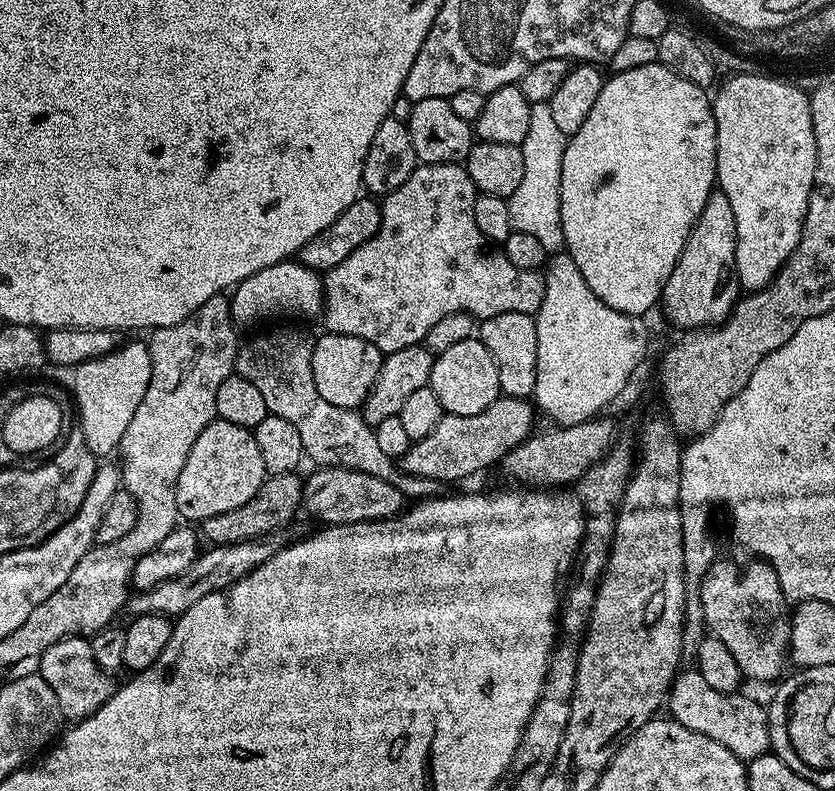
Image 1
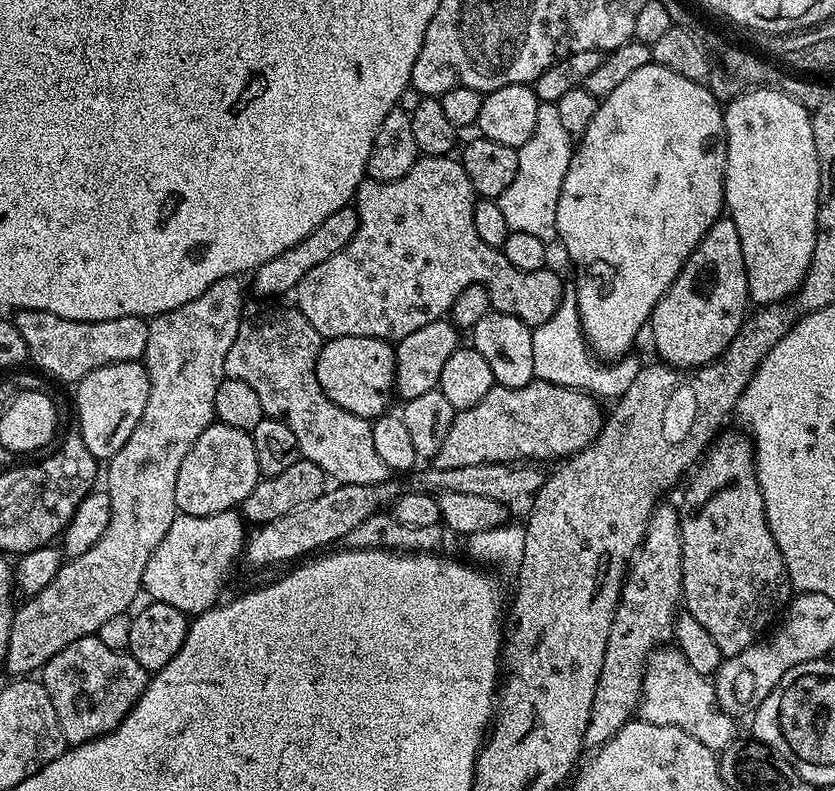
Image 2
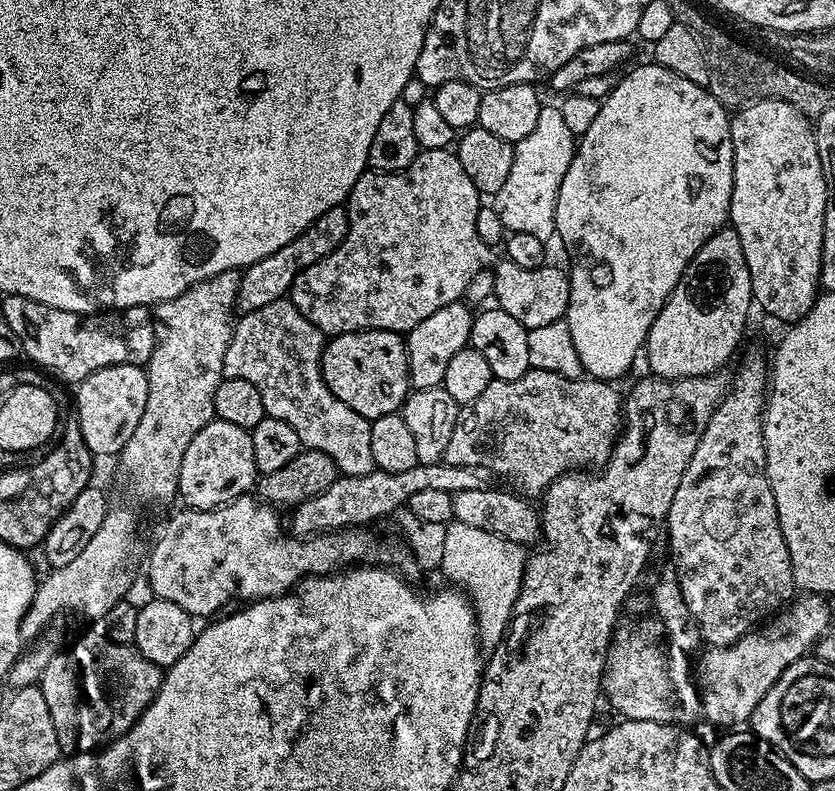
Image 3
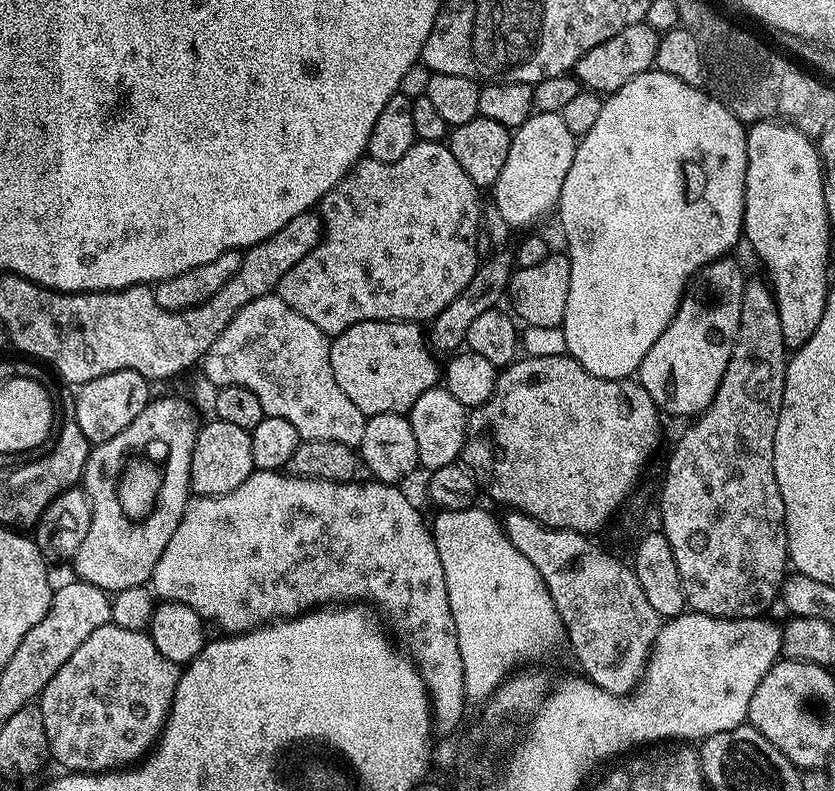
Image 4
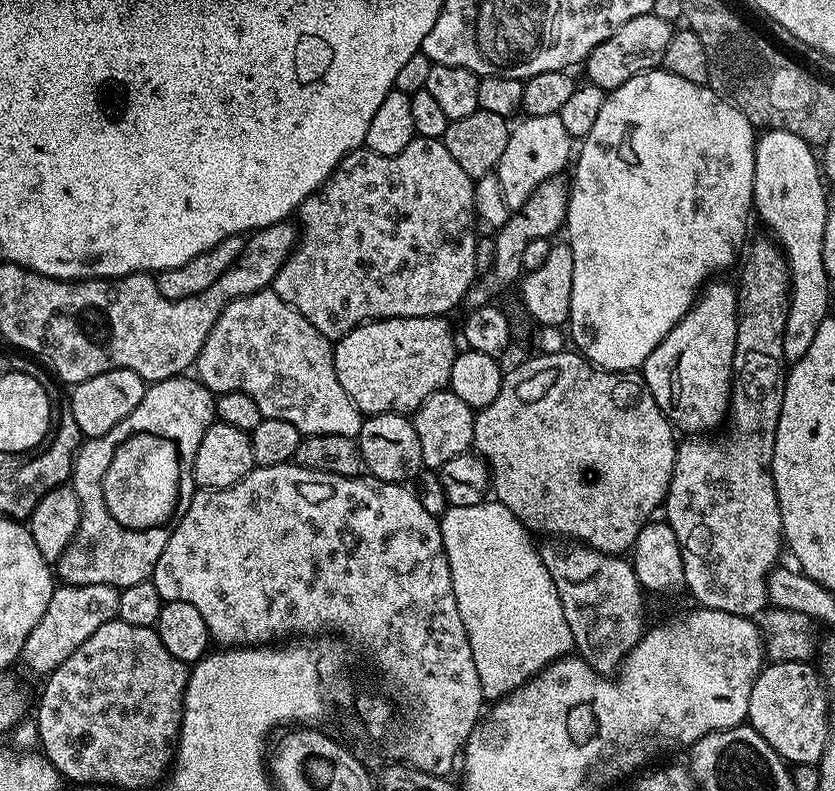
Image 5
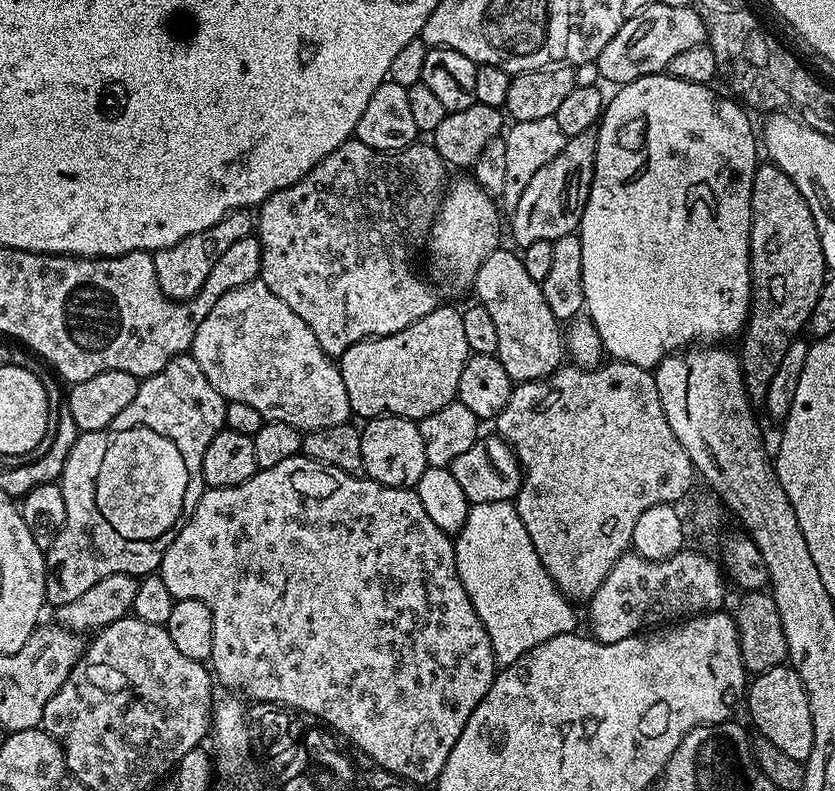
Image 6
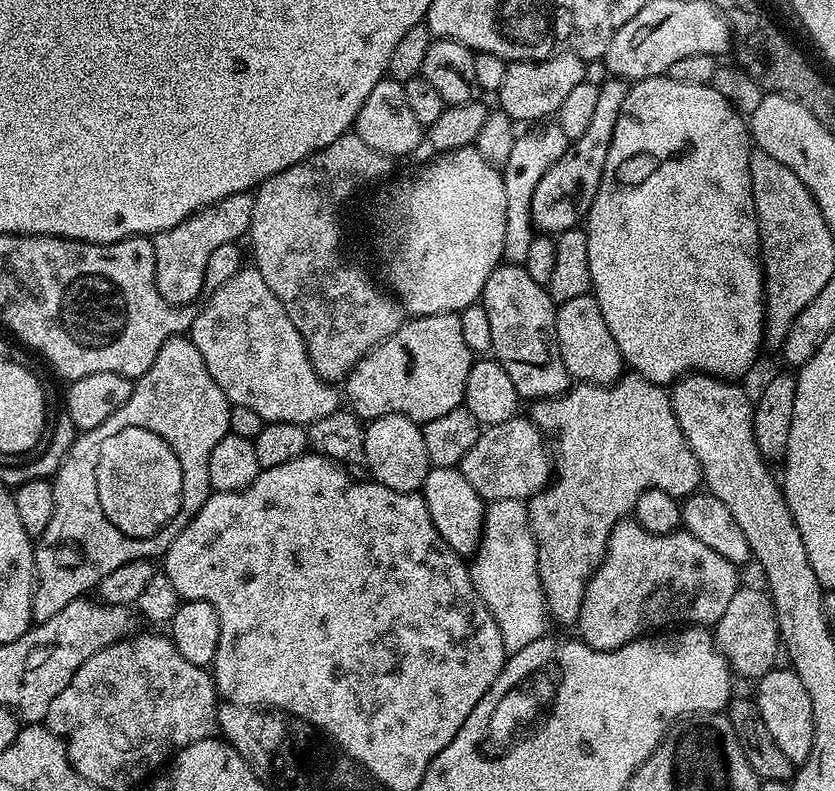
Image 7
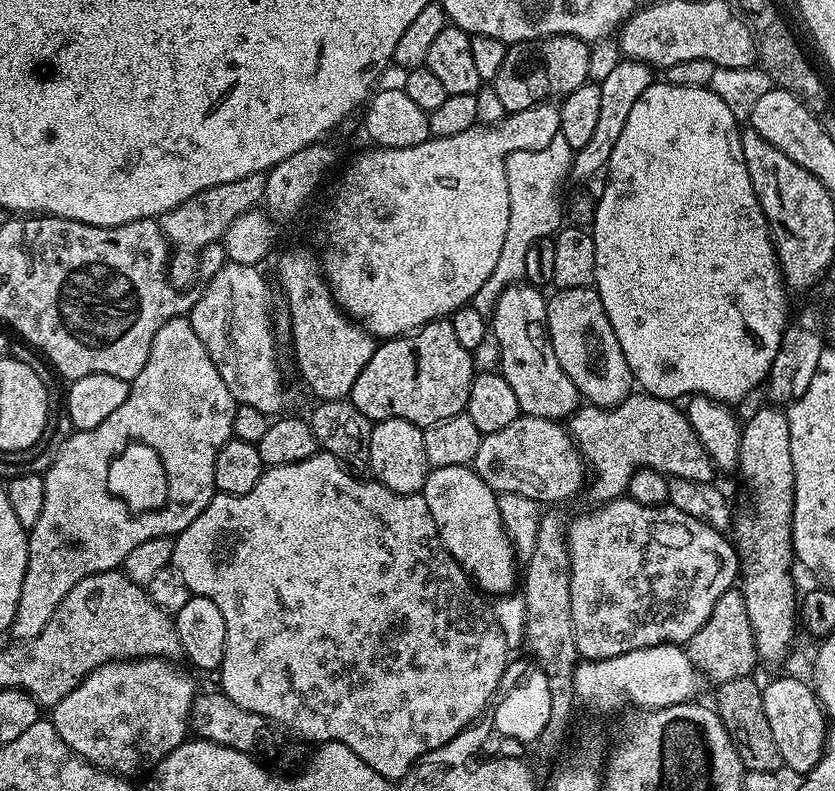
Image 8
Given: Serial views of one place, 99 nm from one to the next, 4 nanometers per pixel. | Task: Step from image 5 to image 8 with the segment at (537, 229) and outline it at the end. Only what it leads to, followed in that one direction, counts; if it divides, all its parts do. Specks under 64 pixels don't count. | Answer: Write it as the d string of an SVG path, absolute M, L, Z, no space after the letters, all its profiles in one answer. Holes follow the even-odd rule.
M622 58L614 66L614 70L610 70L607 78L599 81L602 98L598 102L598 123L594 126L594 135L591 136L590 142L586 142L586 146L575 149L570 169L573 177L576 175L580 180L588 180L599 172L601 175L607 169L610 154L614 154L614 145L618 143L618 137L626 127L626 118L630 115L630 109L653 84L652 75L654 75L653 69L644 61Z

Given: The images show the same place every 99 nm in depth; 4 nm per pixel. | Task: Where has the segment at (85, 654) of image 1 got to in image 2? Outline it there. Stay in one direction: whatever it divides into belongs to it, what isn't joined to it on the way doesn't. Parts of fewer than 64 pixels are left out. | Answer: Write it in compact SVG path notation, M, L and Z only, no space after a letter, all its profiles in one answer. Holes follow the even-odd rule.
M83 636L70 642L42 669L42 683L50 694L50 702L54 702L65 741L72 746L111 732L144 692L149 679L150 673L138 666L127 651L110 650L97 636Z

